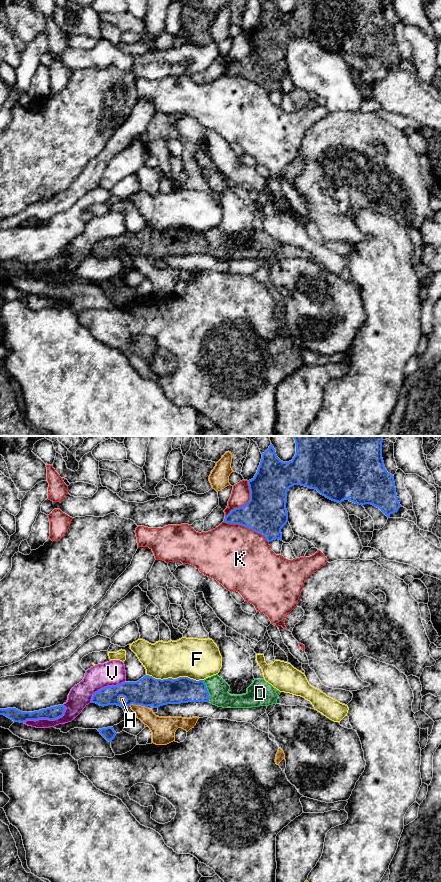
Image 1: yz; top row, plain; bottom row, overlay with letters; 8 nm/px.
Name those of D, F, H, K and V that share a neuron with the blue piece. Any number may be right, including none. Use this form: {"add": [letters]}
{"add": ["D"]}

